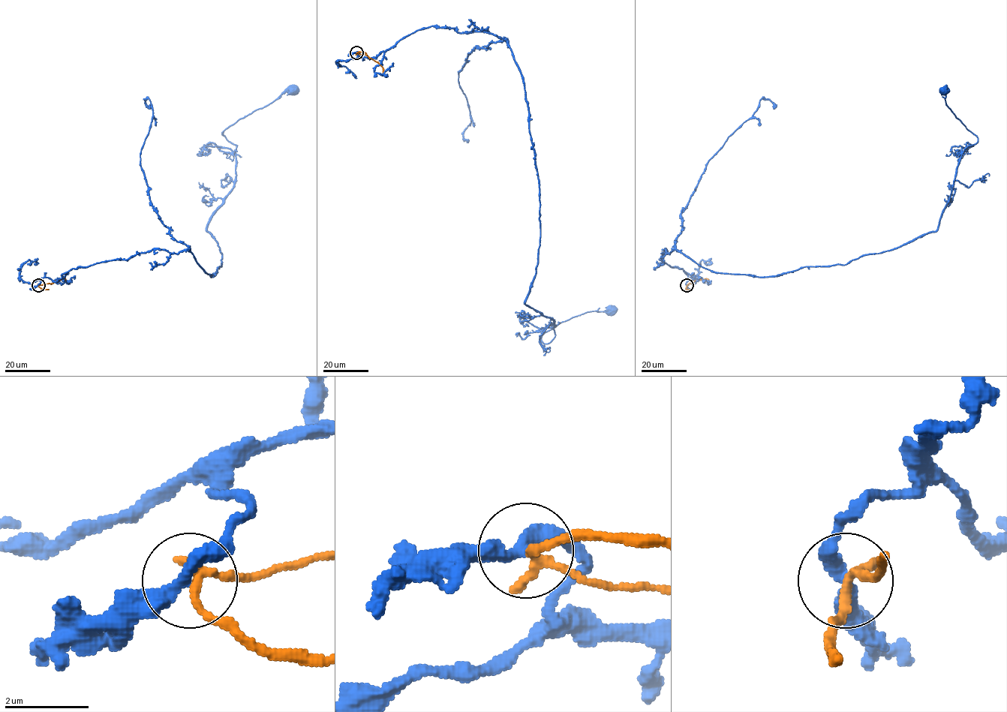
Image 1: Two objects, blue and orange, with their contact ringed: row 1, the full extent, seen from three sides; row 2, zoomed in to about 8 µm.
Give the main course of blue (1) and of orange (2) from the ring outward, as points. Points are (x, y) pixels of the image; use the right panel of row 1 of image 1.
1: (686, 285), (665, 248), (776, 276), (936, 231), (978, 141), (944, 90)
2: (686, 285), (706, 278), (710, 282)

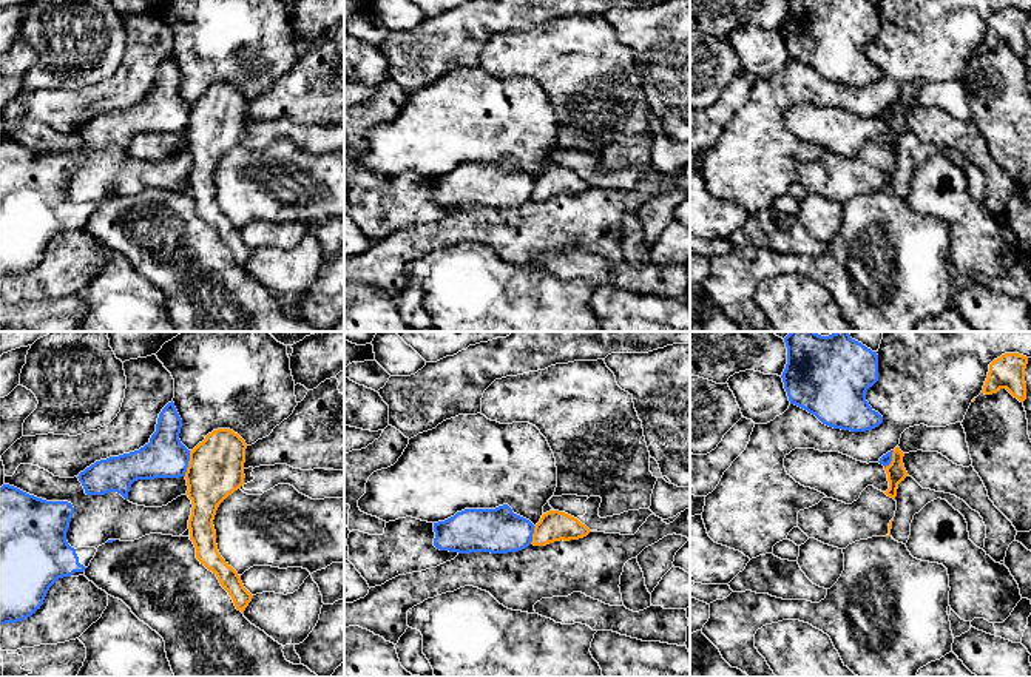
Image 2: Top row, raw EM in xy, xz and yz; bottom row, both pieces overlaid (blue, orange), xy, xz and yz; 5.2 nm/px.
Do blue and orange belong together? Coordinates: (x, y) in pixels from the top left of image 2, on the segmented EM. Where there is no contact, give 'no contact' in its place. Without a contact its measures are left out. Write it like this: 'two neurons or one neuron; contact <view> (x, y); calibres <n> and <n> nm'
two neurons; contact xy (187, 463); calibres 220 and 300 nm

